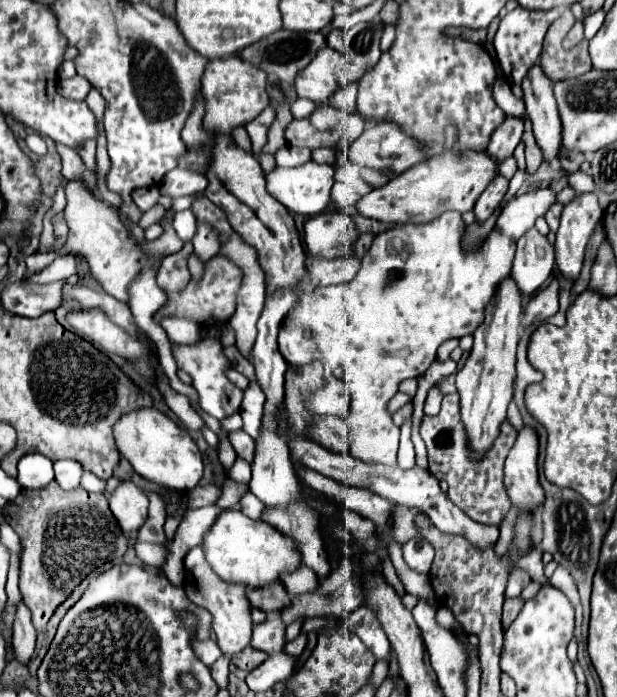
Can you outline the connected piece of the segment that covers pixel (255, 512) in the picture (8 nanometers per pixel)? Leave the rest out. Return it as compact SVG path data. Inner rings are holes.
M246 492L246 494L242 496L242 500L240 500L240 510L242 510L246 516L250 516L250 518L260 518L260 512L264 510L264 504L262 504L254 494Z

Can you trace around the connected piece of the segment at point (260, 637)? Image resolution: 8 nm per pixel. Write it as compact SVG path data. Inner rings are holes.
M280 616L268 618L266 622L254 626L252 646L256 650L262 650L266 654L276 654L284 650L284 644L286 644L286 624L282 622Z

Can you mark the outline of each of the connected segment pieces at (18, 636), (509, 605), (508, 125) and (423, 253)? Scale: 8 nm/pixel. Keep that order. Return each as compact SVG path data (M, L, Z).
M24 602L18 604L18 614L14 622L14 634L12 634L12 644L16 652L16 660L24 666L28 666L32 654L34 654L34 644L36 644L36 630L32 626L32 616L30 610L24 606Z
M518 596L518 598L508 598L504 602L504 616L502 616L502 626L508 628L512 624L512 620L518 616L518 612L522 610L524 606L524 598Z
M504 116L504 122L492 132L490 142L488 142L488 154L494 158L506 160L512 156L514 148L518 146L520 138L524 132L524 120L516 116Z
M552 188L526 192L514 196L512 202L500 212L494 230L488 234L482 248L468 254L462 252L460 238L464 224L458 212L450 210L426 224L394 226L378 234L362 258L362 268L348 284L320 286L312 294L306 294L300 302L300 342L296 336L278 336L280 352L290 364L308 364L322 360L326 370L344 380L352 394L352 410L348 416L348 438L352 456L372 464L396 464L396 450L400 428L392 422L388 412L390 398L398 392L398 384L406 378L422 376L436 360L436 350L450 338L462 338L472 334L482 322L484 306L490 302L496 286L512 270L518 238L530 230L536 218L544 216L548 208L556 204L556 192Z

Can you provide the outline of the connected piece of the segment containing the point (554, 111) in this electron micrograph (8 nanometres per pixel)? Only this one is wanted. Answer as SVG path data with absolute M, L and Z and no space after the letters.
M536 64L528 72L528 78L524 78L522 88L524 88L524 104L534 124L536 142L544 152L544 160L552 162L558 158L562 148L562 122L552 92L552 84Z

